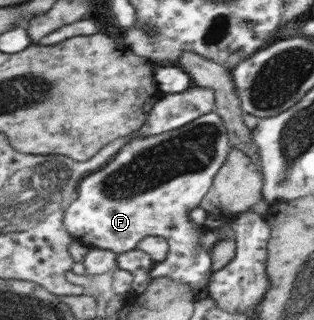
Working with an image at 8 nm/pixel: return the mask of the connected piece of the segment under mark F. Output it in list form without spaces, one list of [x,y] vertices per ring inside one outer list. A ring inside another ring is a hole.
[[[215,111],[199,116],[176,130],[146,138],[133,138],[101,169],[80,181],[76,199],[64,211],[64,228],[73,235],[73,239],[89,249],[106,249],[116,254],[132,250],[144,237],[162,237],[167,242],[168,250],[163,261],[152,265],[151,279],[172,278],[173,281],[187,284],[195,293],[195,301],[203,299],[207,296],[208,280],[213,272],[211,253],[201,244],[206,229],[193,227],[187,221],[187,211],[195,209],[203,195],[208,193],[207,189],[211,189],[211,179],[220,171],[231,149],[227,127]]]

